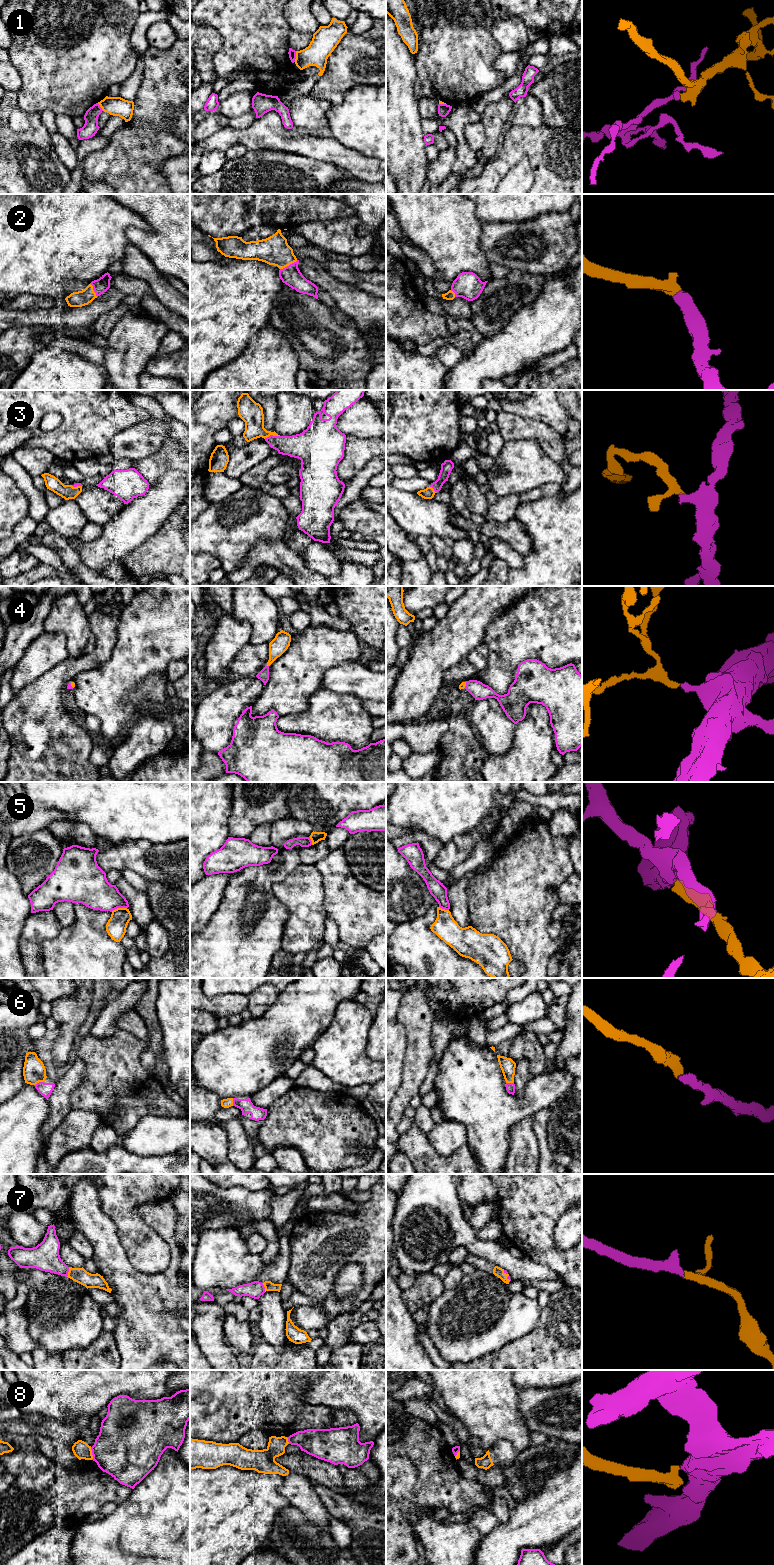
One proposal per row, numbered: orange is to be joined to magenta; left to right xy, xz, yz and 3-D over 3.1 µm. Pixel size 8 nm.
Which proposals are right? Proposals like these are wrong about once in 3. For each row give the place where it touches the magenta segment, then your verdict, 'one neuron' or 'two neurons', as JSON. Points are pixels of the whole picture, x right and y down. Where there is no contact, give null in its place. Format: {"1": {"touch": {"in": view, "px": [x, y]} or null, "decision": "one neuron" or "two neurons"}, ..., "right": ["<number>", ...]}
{"1": {"touch": {"in": "xz", "px": [295, 56]}, "decision": "two neurons"}, "2": {"touch": {"in": "xz", "px": [289, 265]}, "decision": "one neuron"}, "3": {"touch": {"in": "xz", "px": [271, 435]}, "decision": "one neuron"}, "4": {"touch": {"in": "yz", "px": [466, 685]}, "decision": "one neuron"}, "5": {"touch": {"in": "xy", "px": [118, 907]}, "decision": "two neurons"}, "6": {"touch": {"in": "xy", "px": [39, 1082]}, "decision": "one neuron"}, "7": {"touch": {"in": "xy", "px": [68, 1271]}, "decision": "one neuron"}, "8": {"touch": {"in": "xy", "px": [92, 1453]}, "decision": "two neurons"}, "right": ["2", "3", "4", "6", "7"]}

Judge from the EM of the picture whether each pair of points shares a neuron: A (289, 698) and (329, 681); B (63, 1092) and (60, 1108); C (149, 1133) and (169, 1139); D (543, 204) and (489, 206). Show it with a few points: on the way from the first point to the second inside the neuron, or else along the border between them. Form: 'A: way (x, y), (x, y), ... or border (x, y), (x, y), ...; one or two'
A: border (337, 666), (330, 667), (325, 672), (322, 687); two
B: way (60, 1096), (60, 1104); one
C: way (154, 1135), (164, 1135); one
D: way (530, 204), (502, 204); one

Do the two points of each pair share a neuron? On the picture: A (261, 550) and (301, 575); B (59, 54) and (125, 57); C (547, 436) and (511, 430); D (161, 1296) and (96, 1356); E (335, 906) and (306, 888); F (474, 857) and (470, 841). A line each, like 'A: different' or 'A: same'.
A: same
B: same
C: same
D: different
E: different
F: different

